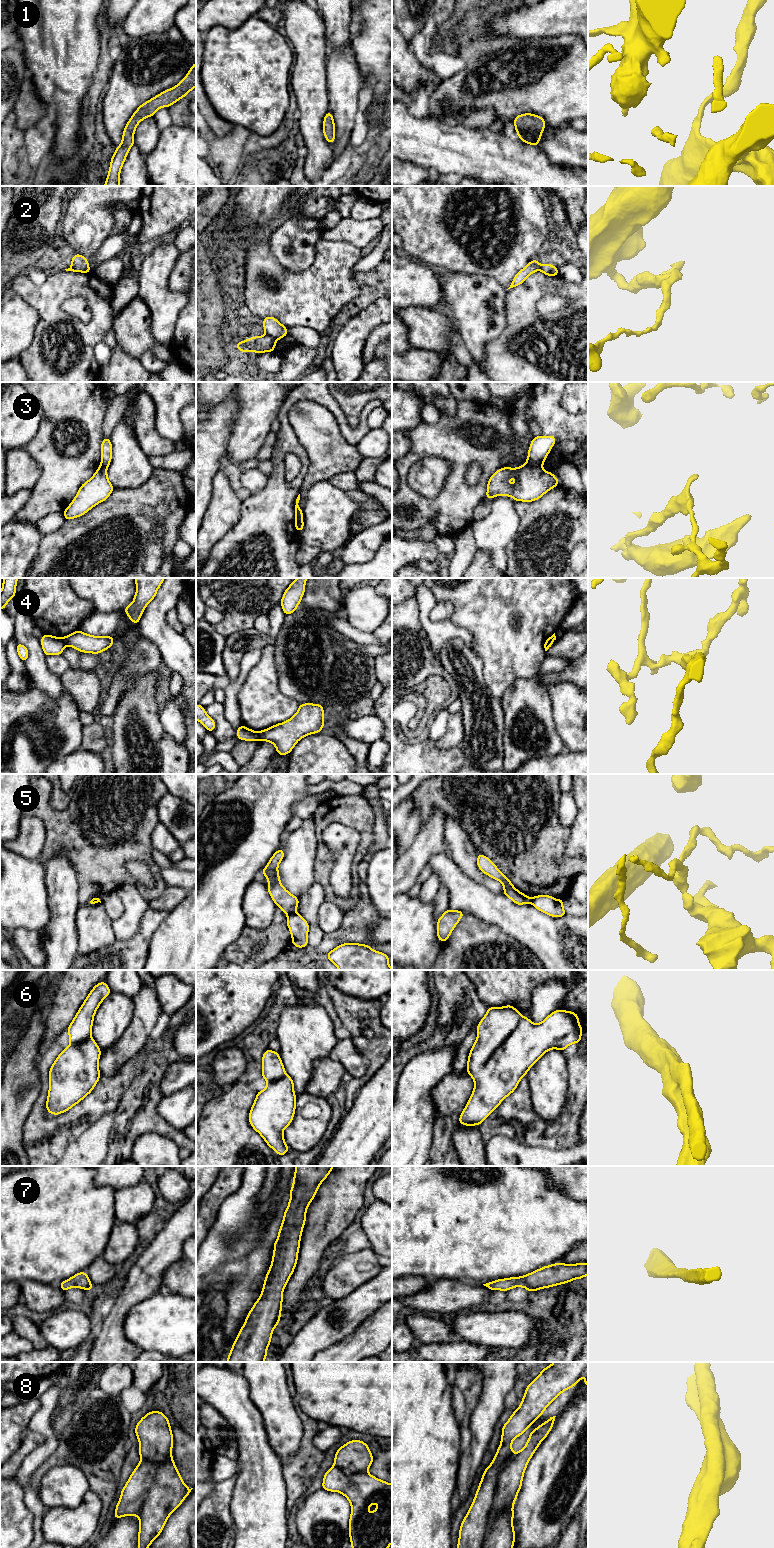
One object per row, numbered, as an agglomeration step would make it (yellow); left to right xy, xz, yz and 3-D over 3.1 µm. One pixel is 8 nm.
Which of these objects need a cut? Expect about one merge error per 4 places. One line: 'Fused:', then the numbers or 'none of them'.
Fused: 2, 3, 4, 5

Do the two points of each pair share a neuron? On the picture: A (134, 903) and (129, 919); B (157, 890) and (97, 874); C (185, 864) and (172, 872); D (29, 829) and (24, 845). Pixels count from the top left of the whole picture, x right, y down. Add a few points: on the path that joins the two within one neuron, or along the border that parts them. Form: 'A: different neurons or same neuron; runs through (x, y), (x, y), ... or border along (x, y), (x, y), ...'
A: same neuron; runs through (134, 907), (132, 915)
B: same neuron; runs through (155, 870), (142, 854), (117, 854)
C: different neurons; border along (172, 865), (185, 871)
D: same neuron; runs through (29, 833), (28, 841)

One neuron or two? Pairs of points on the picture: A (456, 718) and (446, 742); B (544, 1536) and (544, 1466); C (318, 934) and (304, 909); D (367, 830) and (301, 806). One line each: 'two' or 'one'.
A: one
B: one
C: one
D: two

